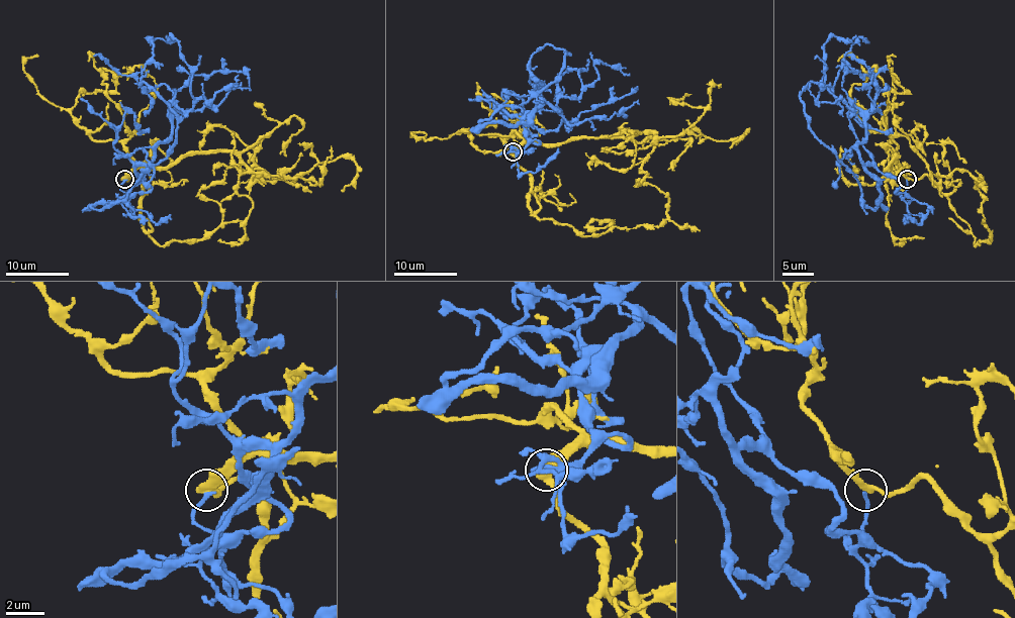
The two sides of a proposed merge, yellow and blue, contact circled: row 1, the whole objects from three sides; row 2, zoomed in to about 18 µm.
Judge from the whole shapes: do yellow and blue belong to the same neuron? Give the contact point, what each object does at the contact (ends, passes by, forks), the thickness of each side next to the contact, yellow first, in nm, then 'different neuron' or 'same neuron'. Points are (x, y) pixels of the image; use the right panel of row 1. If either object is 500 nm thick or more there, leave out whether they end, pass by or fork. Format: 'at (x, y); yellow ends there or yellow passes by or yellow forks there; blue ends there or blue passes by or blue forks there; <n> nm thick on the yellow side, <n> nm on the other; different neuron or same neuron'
at (907, 179); yellow passes by; blue ends there; 400 nm thick on the yellow side, 200 nm on the other; different neuron

